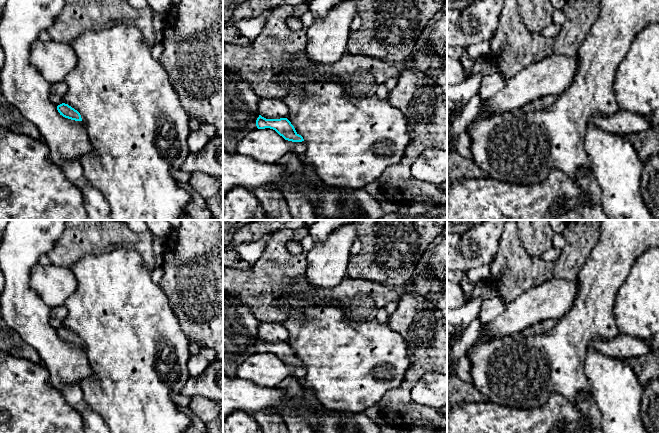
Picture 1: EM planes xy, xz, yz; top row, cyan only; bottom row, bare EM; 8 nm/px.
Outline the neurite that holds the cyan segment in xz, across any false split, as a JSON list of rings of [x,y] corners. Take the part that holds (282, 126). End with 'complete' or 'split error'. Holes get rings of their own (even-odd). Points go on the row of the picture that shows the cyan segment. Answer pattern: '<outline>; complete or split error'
[[[259,115],[256,120],[256,126],[258,129],[270,128],[275,130],[285,140],[292,141],[294,143],[293,152],[298,156],[304,165],[304,175],[306,179],[316,188],[322,189],[324,187],[323,181],[318,177],[318,174],[313,166],[304,162],[304,156],[306,152],[306,143],[301,135],[299,135],[294,126],[287,118],[280,119],[266,119]]]; split error

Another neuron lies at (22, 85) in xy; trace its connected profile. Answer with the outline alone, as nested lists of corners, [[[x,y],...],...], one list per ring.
[[[7,0],[0,18],[0,43],[5,54],[0,70],[0,90],[5,99],[40,131],[48,147],[48,159],[62,167],[67,161],[79,161],[93,151],[81,121],[63,117],[50,100],[51,84],[32,65],[31,48],[39,34],[47,31],[63,10],[65,0]]]

